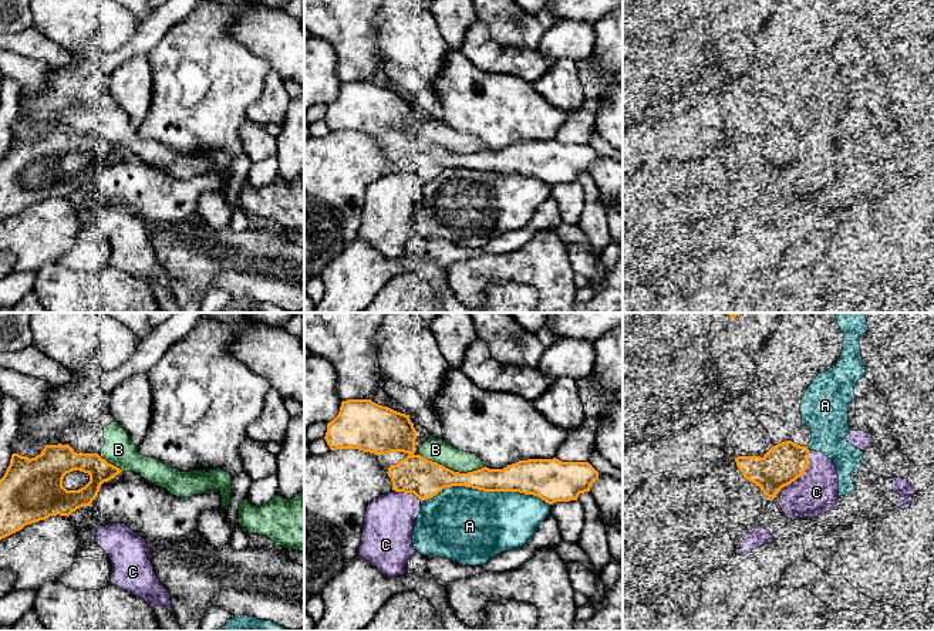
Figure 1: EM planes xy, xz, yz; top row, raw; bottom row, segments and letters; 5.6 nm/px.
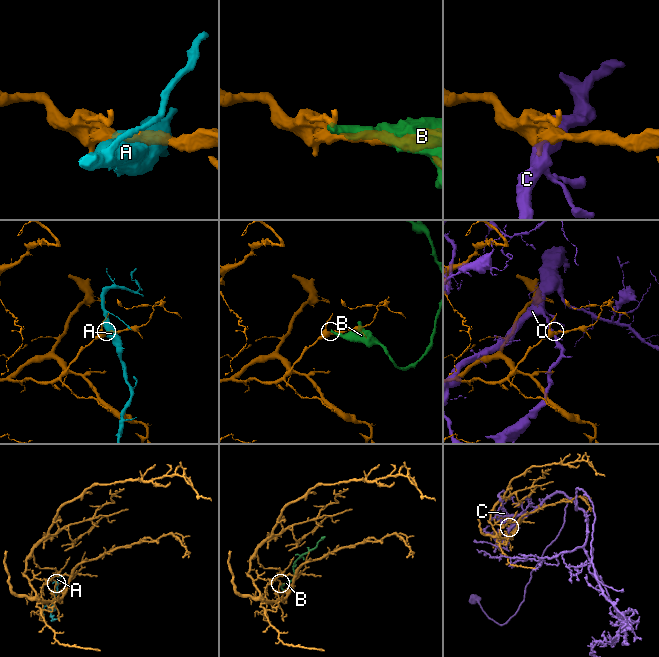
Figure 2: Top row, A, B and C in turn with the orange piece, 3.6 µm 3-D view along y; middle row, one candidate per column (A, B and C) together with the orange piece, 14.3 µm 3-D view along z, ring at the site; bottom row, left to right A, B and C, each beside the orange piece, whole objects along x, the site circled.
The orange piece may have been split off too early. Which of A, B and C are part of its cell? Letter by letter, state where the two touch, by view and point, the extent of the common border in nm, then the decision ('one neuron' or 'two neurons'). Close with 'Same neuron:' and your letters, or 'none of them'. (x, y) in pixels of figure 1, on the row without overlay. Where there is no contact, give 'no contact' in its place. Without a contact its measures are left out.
A: xz (485, 172) | 750 nm | two neurons
B: xz (452, 152) | 360 nm | two neurons
C: yz (802, 155) | 300 nm | two neurons
Same neuron: none of them

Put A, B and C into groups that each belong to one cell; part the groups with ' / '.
A / B / C

